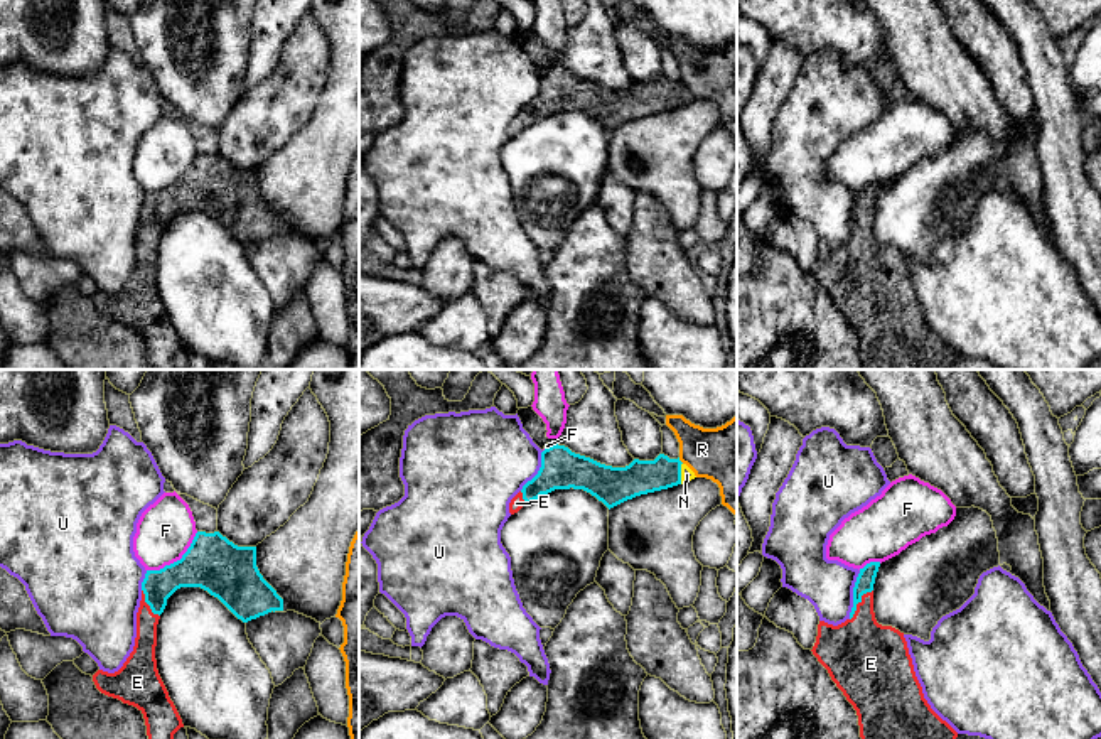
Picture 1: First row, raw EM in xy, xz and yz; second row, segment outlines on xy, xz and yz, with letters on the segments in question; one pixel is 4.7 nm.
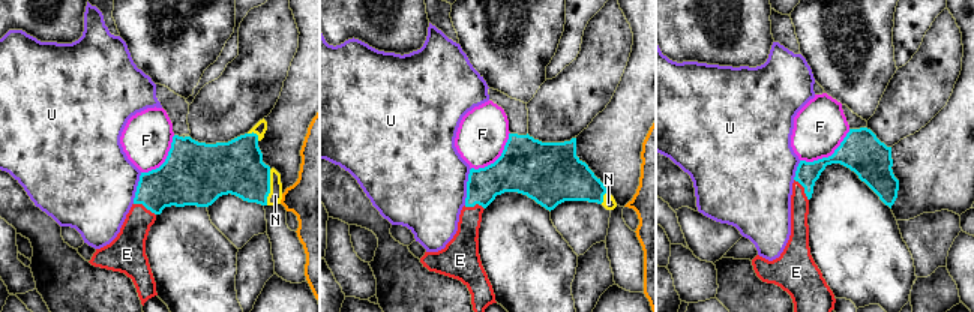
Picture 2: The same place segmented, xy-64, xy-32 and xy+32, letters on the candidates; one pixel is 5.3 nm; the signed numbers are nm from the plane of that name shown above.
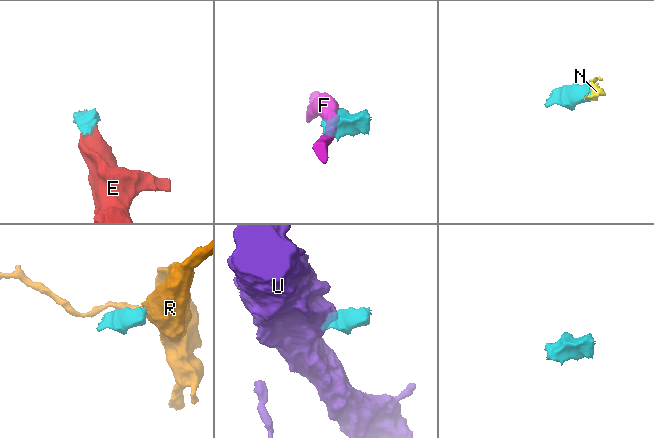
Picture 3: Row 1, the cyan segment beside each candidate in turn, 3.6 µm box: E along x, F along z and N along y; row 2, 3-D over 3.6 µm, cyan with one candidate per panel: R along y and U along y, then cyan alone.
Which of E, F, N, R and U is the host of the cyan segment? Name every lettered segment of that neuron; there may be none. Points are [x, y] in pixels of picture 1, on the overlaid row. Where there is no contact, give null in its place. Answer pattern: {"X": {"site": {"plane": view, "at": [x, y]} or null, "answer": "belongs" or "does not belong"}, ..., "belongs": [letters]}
{"E": {"site": {"plane": "yz", "at": [859, 601]}, "answer": "belongs"}, "F": {"site": {"plane": "xy", "at": [177, 560]}, "answer": "does not belong"}, "N": {"site": {"plane": "xz", "at": [680, 473]}, "answer": "belongs"}, "R": {"site": {"plane": "xz", "at": [680, 461]}, "answer": "does not belong"}, "U": {"site": {"plane": "yz", "at": [853, 594]}, "answer": "does not belong"}, "belongs": ["E", "N"]}

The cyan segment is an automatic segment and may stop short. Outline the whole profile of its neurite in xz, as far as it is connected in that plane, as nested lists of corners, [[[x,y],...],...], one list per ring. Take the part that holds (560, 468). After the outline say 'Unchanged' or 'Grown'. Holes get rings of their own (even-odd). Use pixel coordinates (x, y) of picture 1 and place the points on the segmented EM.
[[[555,444],[541,452],[538,474],[511,499],[509,513],[518,513],[541,494],[570,488],[590,493],[610,510],[636,496],[685,484],[695,477],[679,457],[659,454],[654,461],[634,459],[626,467],[612,467]]]. Grown

